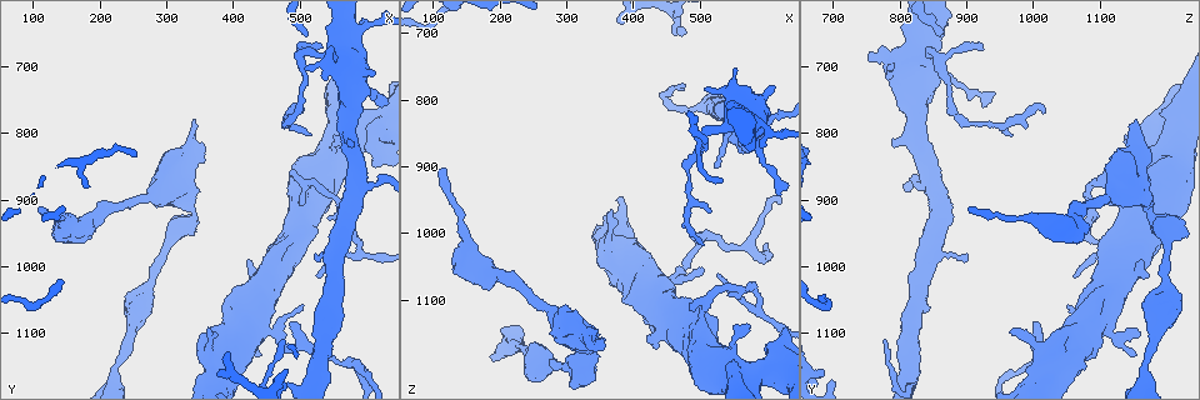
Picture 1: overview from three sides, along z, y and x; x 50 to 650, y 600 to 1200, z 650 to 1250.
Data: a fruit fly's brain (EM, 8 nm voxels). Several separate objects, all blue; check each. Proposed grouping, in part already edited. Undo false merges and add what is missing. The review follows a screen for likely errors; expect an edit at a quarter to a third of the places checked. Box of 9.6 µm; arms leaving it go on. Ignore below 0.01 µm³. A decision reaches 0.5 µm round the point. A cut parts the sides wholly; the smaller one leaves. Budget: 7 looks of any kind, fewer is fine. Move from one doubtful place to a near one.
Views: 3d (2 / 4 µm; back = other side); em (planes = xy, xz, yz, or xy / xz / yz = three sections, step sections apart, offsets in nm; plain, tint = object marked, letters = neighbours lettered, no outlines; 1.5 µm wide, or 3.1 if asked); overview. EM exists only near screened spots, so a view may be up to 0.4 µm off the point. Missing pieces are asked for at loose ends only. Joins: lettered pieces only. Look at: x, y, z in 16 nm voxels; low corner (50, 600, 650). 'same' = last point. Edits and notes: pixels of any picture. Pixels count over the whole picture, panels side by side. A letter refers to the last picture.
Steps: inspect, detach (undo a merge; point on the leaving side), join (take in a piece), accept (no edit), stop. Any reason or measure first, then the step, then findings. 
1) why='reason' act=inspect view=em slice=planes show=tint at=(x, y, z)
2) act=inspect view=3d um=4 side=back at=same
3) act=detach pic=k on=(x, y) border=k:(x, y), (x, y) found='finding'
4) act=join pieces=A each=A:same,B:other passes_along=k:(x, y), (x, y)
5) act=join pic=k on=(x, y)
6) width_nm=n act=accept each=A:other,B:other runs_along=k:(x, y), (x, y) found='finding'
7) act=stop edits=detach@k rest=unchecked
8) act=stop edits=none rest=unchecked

why='tapers out' act=inspect view=em slice=xy step=4 show=letters at=(515, 800, 975)

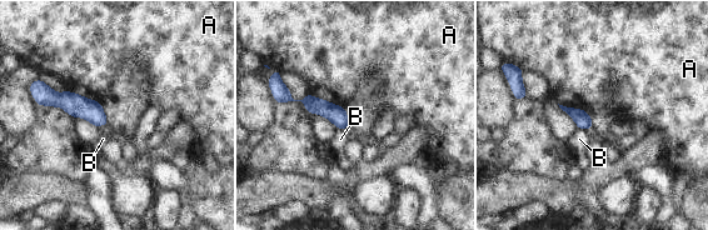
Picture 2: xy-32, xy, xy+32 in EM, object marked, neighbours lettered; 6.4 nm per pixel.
act=inspect view=em slice=planes show=letters at=same

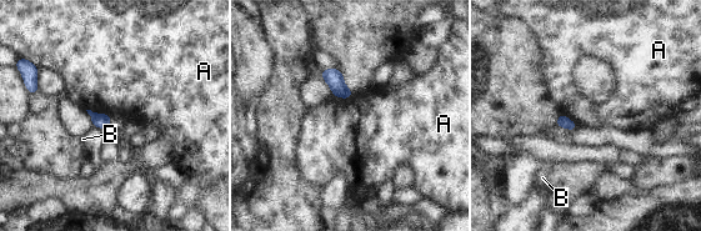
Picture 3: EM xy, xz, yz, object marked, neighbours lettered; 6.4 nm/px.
longest_contact=A:140nm act=accept each=A:other,B:other border=3:(333, 94), (340, 98), (352, 95) found='none of them fits'

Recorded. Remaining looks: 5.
why='thin neck' act=inspect view=em slice=yz step=4 show=letters at=(230, 1150, 1165)

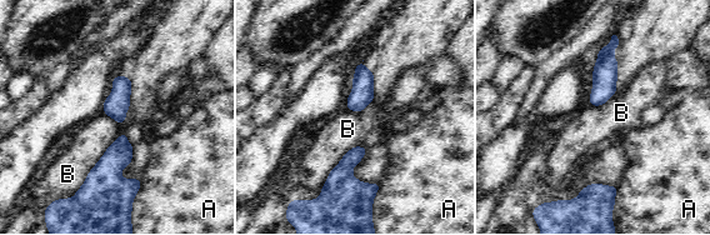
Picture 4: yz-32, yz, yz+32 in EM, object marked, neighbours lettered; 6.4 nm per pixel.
width_nm=120 longest_contact=B:500nm act=accept each=A:other,B:other found='continuous, no second cell'

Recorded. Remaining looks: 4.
why='three-way junction' act=inspect view=3d um=4 at=(585, 975, 1110)

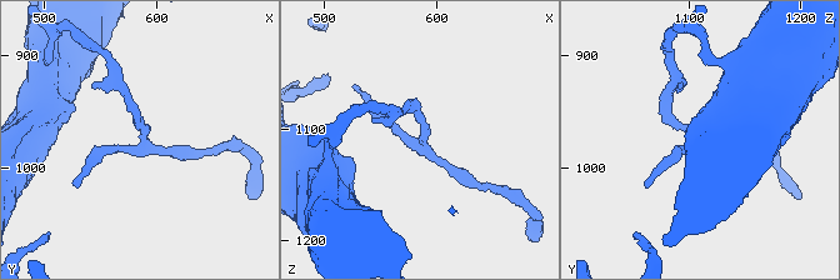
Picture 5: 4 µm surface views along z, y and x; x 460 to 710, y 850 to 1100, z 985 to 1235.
arms=3 why='shape alone is not enough' act=inspect view=em slice=planes show=letters at=(588, 978, 1112)

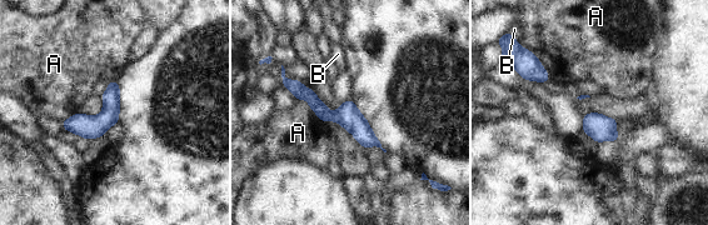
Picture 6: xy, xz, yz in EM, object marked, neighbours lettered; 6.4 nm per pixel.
longest_contact=A:260nm act=accept each=A:other,B:other found='continuous, no second cell'

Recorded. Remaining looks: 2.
act=stop edits=none rest=unchecked

